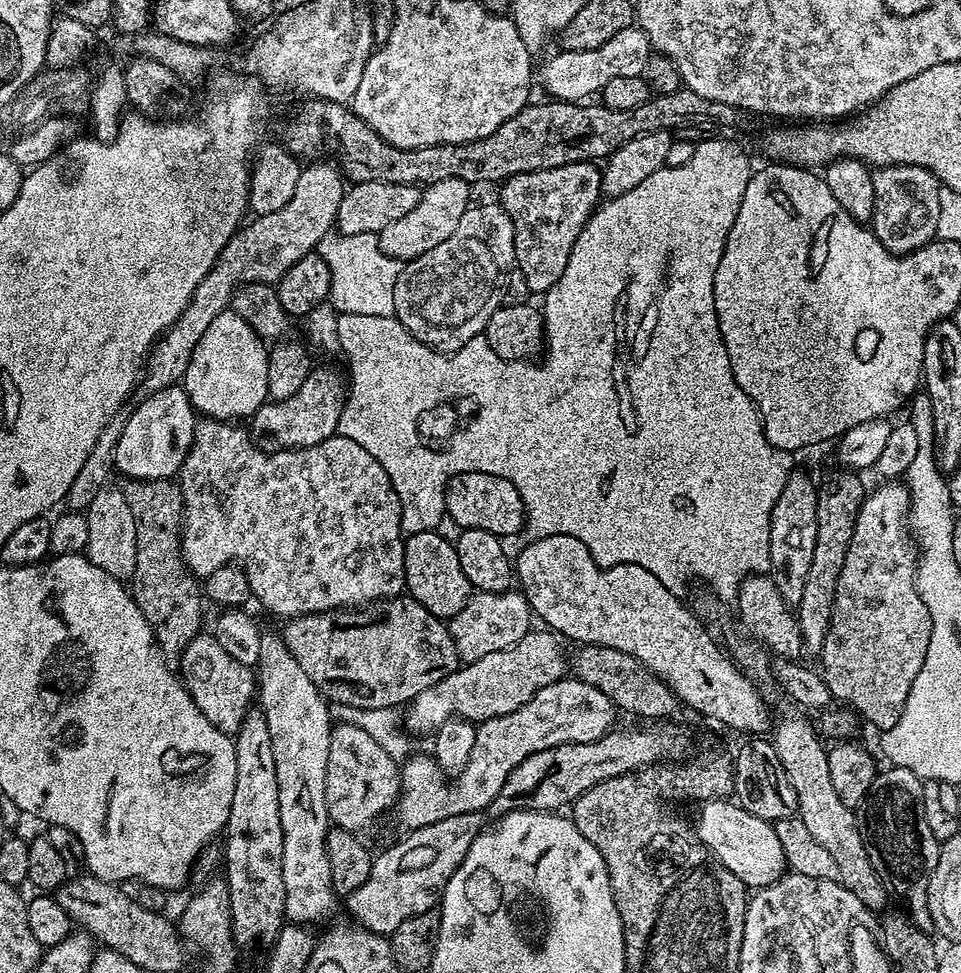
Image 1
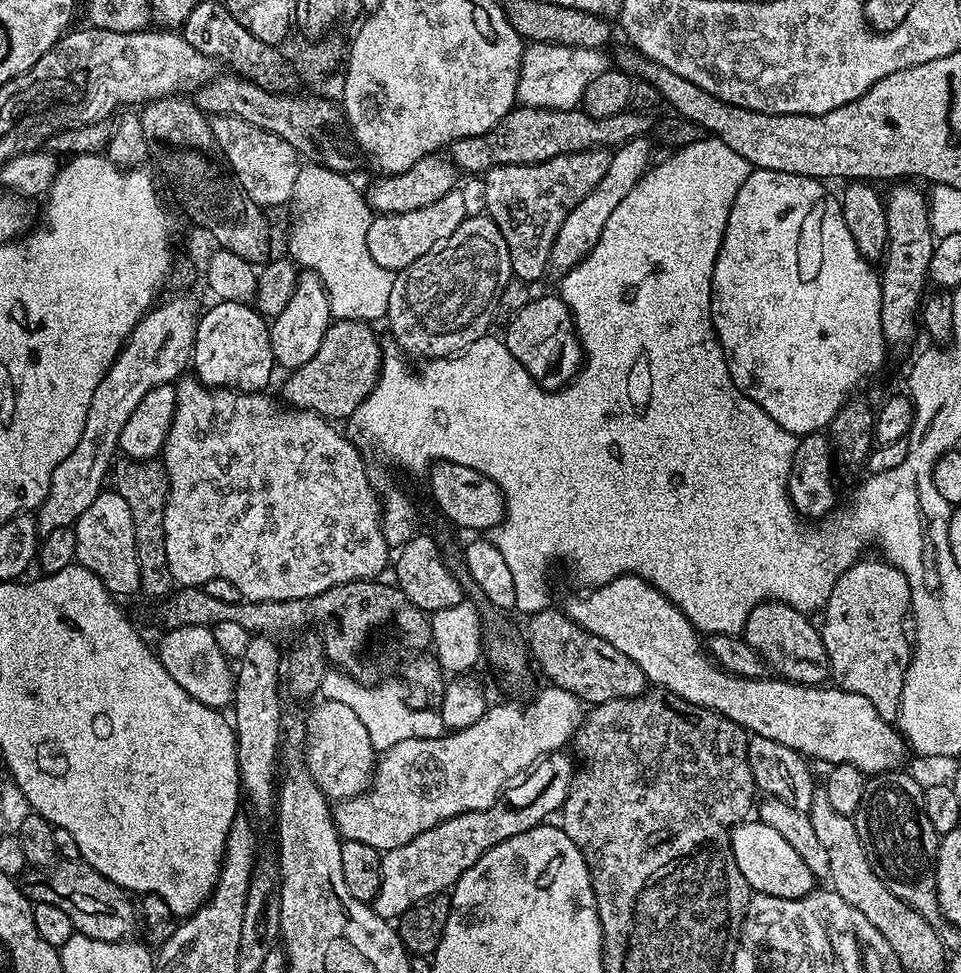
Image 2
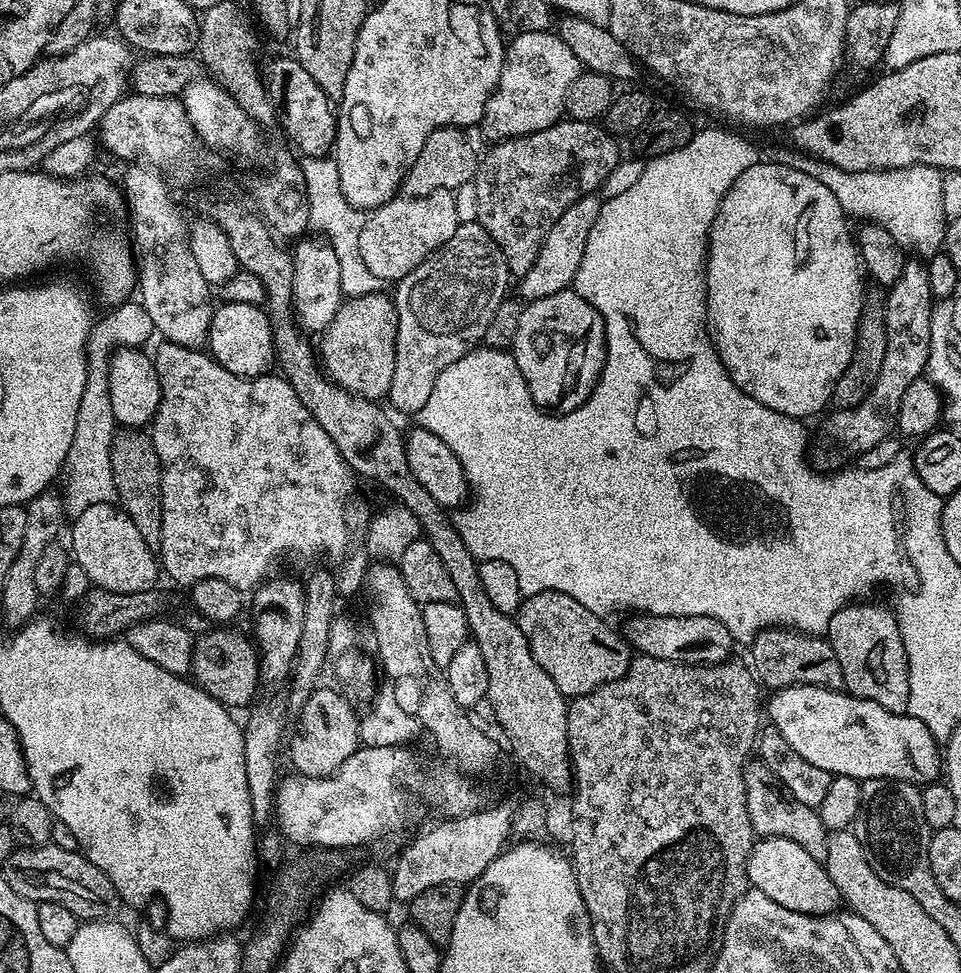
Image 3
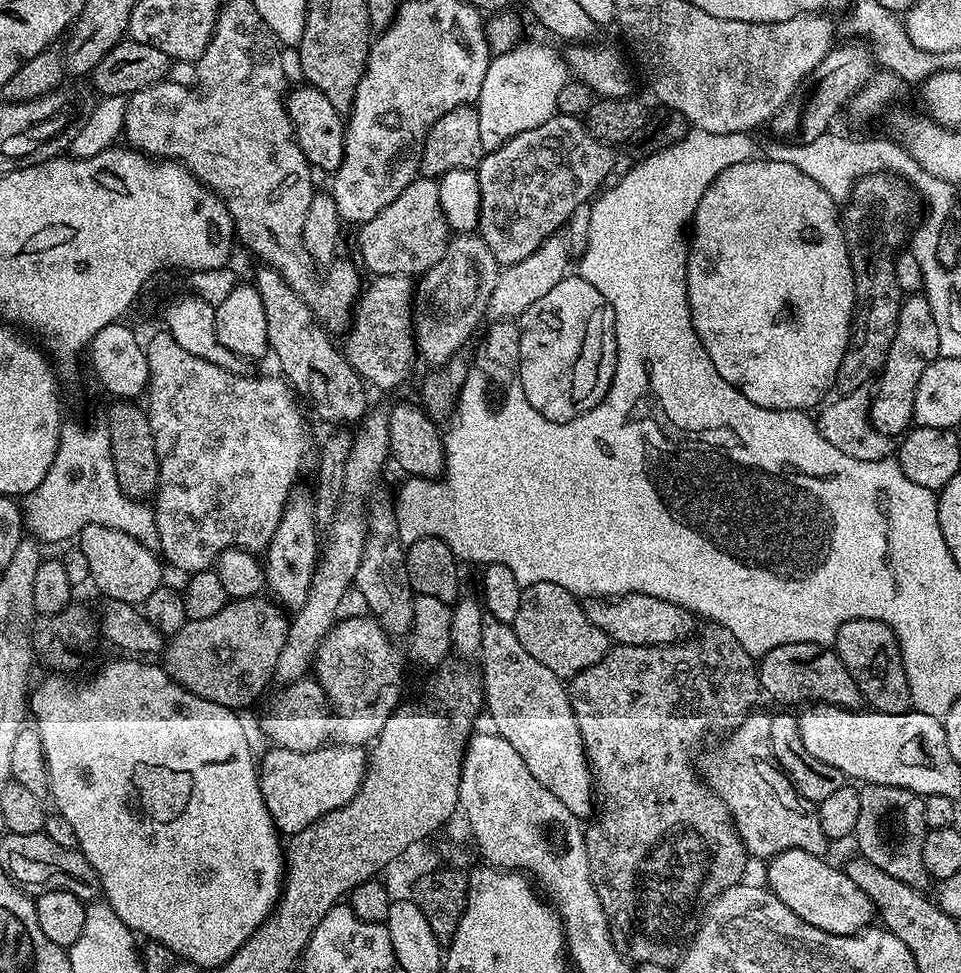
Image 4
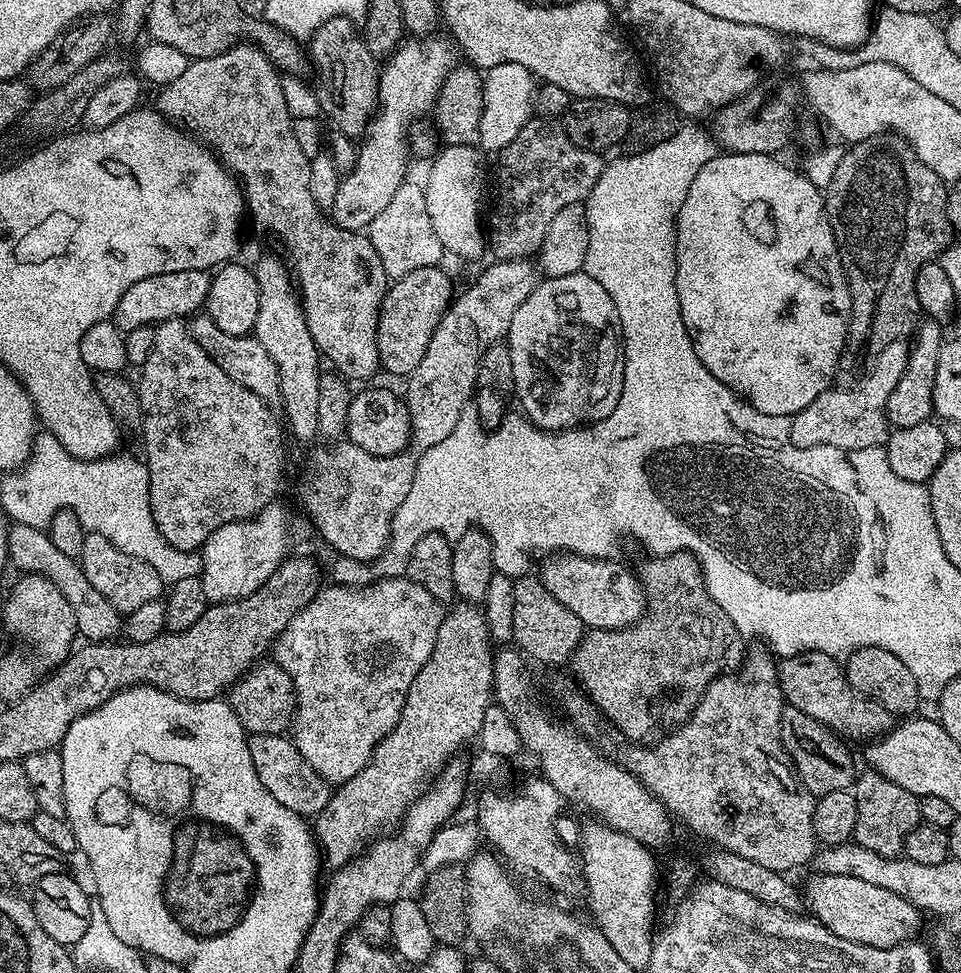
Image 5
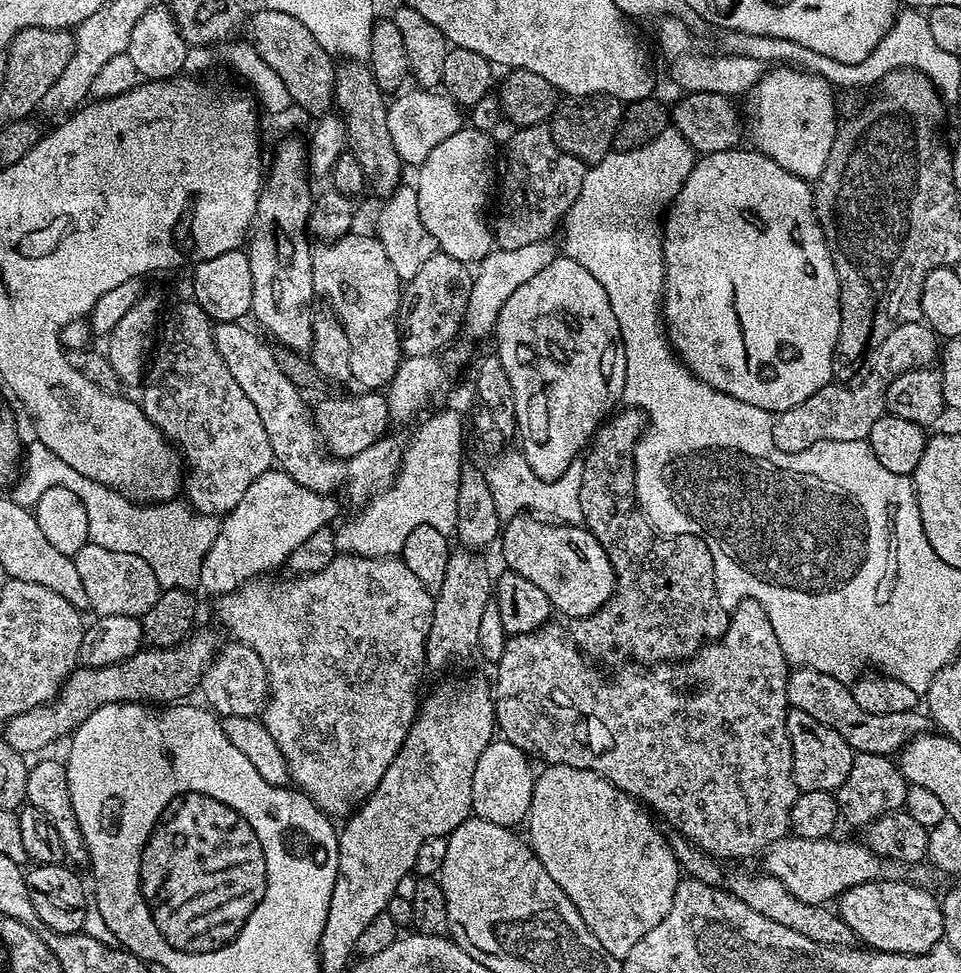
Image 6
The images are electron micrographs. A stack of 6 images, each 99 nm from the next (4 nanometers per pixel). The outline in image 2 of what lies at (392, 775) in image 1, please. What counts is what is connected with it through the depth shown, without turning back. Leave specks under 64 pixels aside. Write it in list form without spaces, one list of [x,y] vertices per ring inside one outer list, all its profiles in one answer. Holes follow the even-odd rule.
[[[321,699],[320,705],[306,719],[306,743],[304,746],[304,764],[310,778],[322,790],[322,794],[332,802],[343,802],[351,796],[361,796],[372,782],[372,773],[378,759],[378,751],[371,745],[370,737],[362,721],[344,702]]]

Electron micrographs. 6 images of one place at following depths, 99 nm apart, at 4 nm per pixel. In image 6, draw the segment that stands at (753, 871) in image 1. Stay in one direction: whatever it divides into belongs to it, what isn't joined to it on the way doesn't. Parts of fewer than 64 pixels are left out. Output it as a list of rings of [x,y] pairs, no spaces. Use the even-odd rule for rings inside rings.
[[[875,880],[859,884],[841,892],[838,897],[839,916],[844,919],[846,926],[854,930],[857,941],[861,945],[877,952],[893,952],[894,954],[922,954],[929,952],[935,944],[944,940],[944,915],[940,909],[941,901],[936,900],[921,885],[916,882],[902,880]]]

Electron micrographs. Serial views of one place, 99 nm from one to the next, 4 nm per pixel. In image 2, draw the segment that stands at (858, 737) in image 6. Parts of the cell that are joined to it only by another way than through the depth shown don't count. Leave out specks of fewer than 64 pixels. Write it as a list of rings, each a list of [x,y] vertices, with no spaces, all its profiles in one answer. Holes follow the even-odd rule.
[[[770,600],[759,604],[746,618],[743,638],[772,668],[777,677],[790,680],[794,684],[820,686],[829,679],[828,655],[820,637],[819,627],[811,624],[809,617],[794,606]]]

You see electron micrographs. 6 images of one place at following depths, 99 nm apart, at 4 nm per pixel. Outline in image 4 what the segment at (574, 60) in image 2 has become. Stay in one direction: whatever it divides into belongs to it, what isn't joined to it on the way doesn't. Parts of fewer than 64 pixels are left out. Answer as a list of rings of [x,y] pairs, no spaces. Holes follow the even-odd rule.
[[[528,44],[517,46],[493,55],[490,60],[490,92],[492,88],[492,132],[490,128],[490,144],[492,148],[502,146],[510,138],[522,134],[526,130],[534,130],[543,120],[557,115],[558,94],[570,81],[568,65],[548,44]]]

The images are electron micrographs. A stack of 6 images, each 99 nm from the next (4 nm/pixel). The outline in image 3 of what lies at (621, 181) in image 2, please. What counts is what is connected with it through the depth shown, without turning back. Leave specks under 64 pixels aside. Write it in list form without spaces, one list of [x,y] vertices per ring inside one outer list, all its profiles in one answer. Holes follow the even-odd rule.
[[[593,194],[578,198],[578,202],[574,202],[574,206],[570,206],[570,210],[566,210],[566,214],[562,214],[562,218],[554,222],[554,226],[550,226],[550,234],[546,234],[546,242],[542,242],[542,250],[534,266],[530,266],[530,270],[526,270],[526,274],[519,277],[520,293],[518,296],[521,301],[531,302],[538,298],[550,298],[550,294],[569,291],[575,285],[578,266],[582,266],[582,256],[586,254],[586,242],[590,239],[590,230],[594,230],[594,222],[598,222],[602,203],[601,197],[598,197],[599,195]]]

